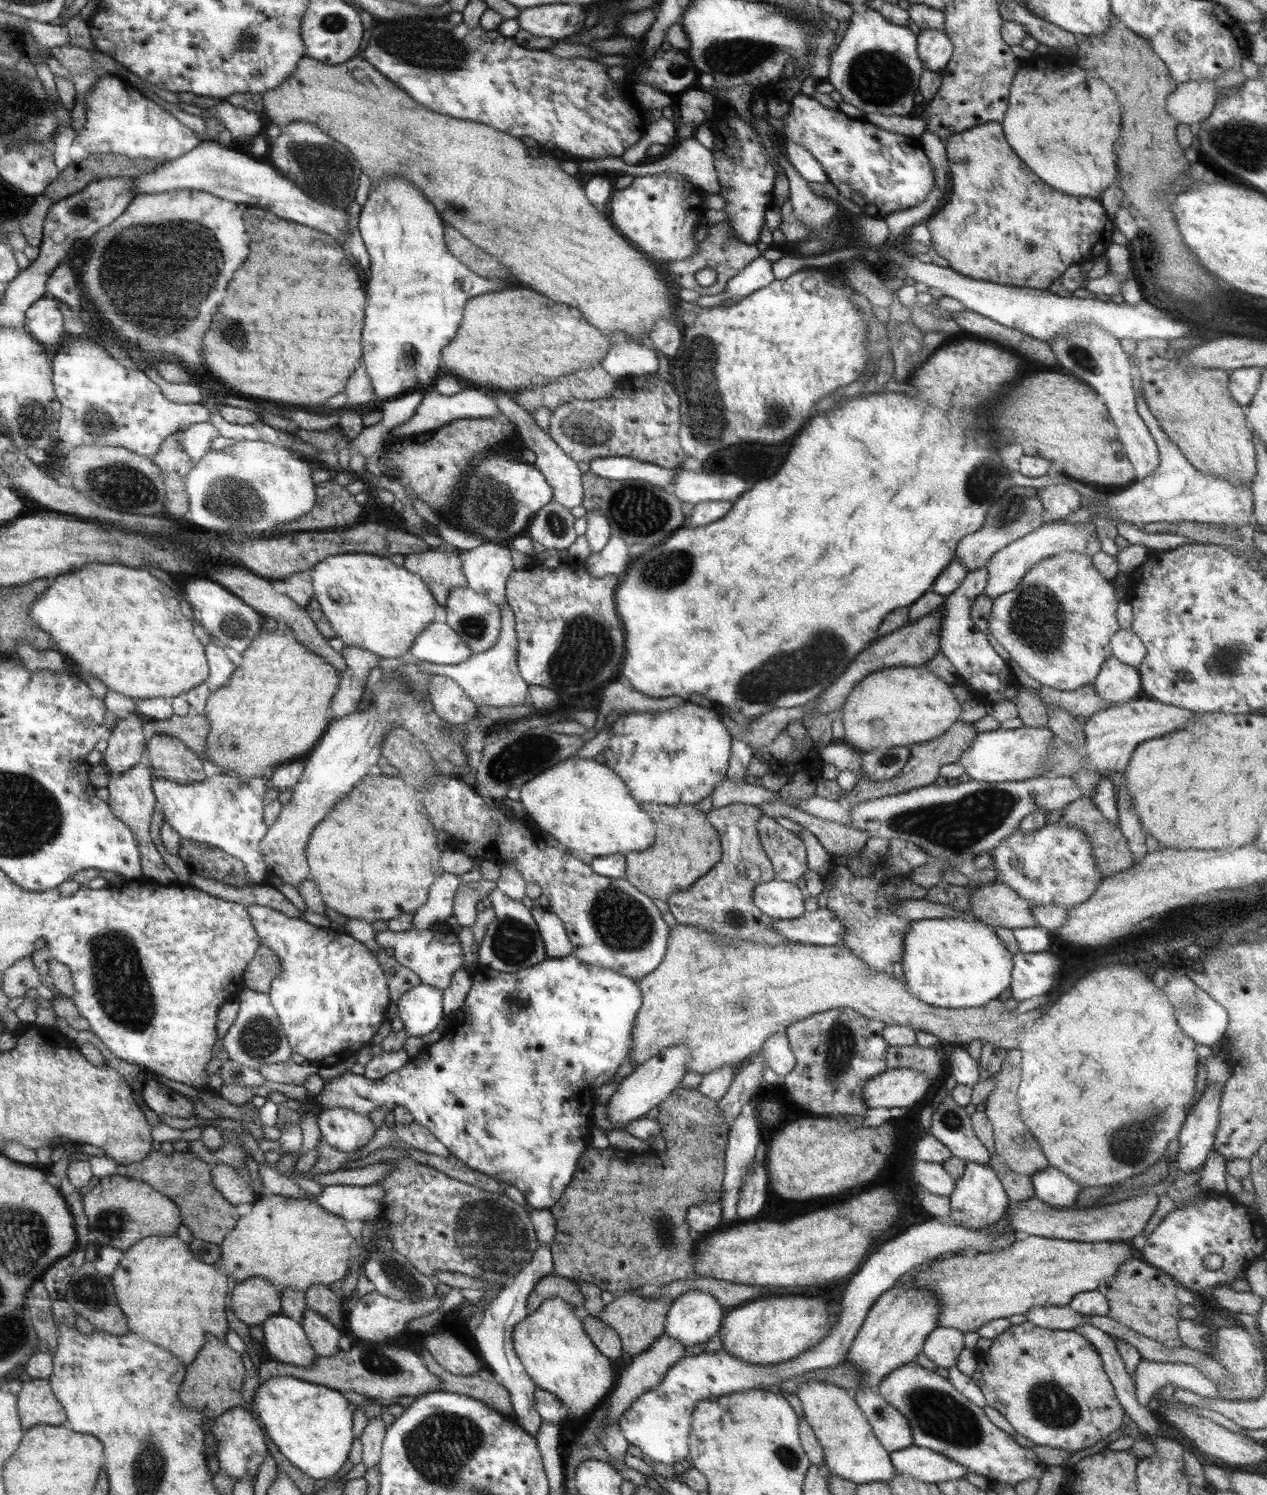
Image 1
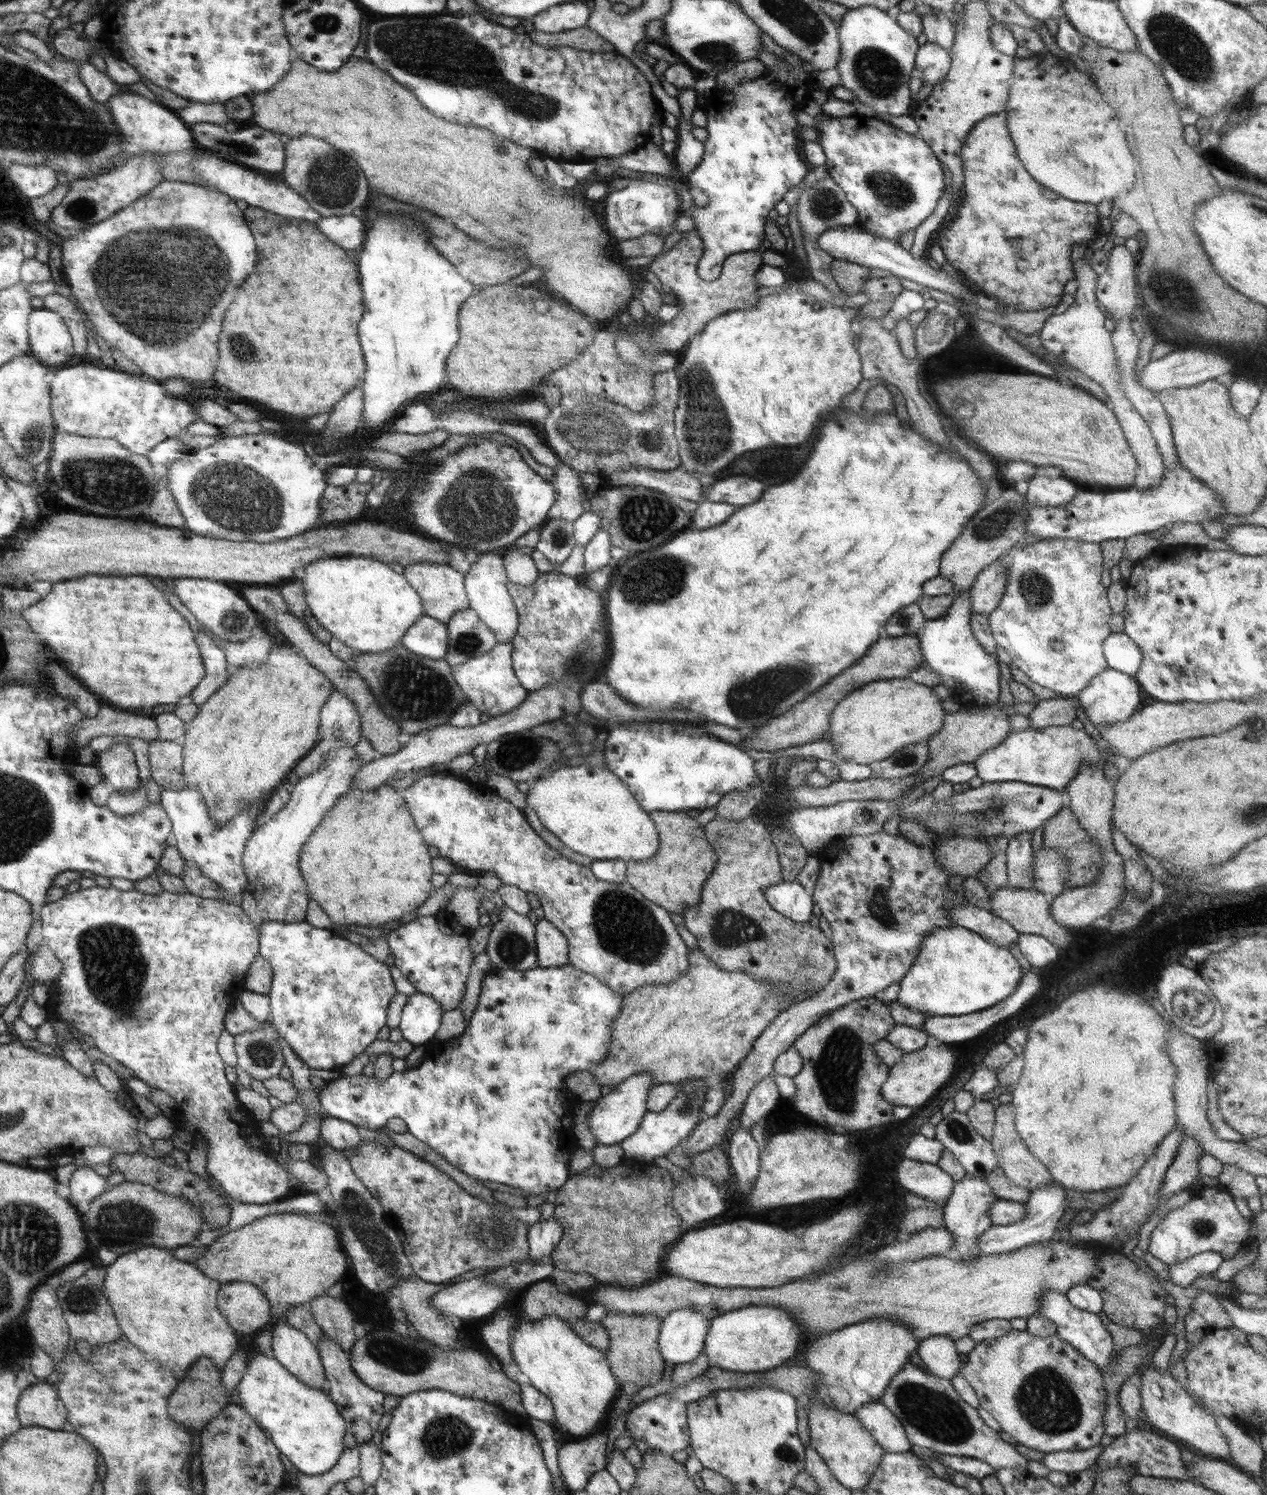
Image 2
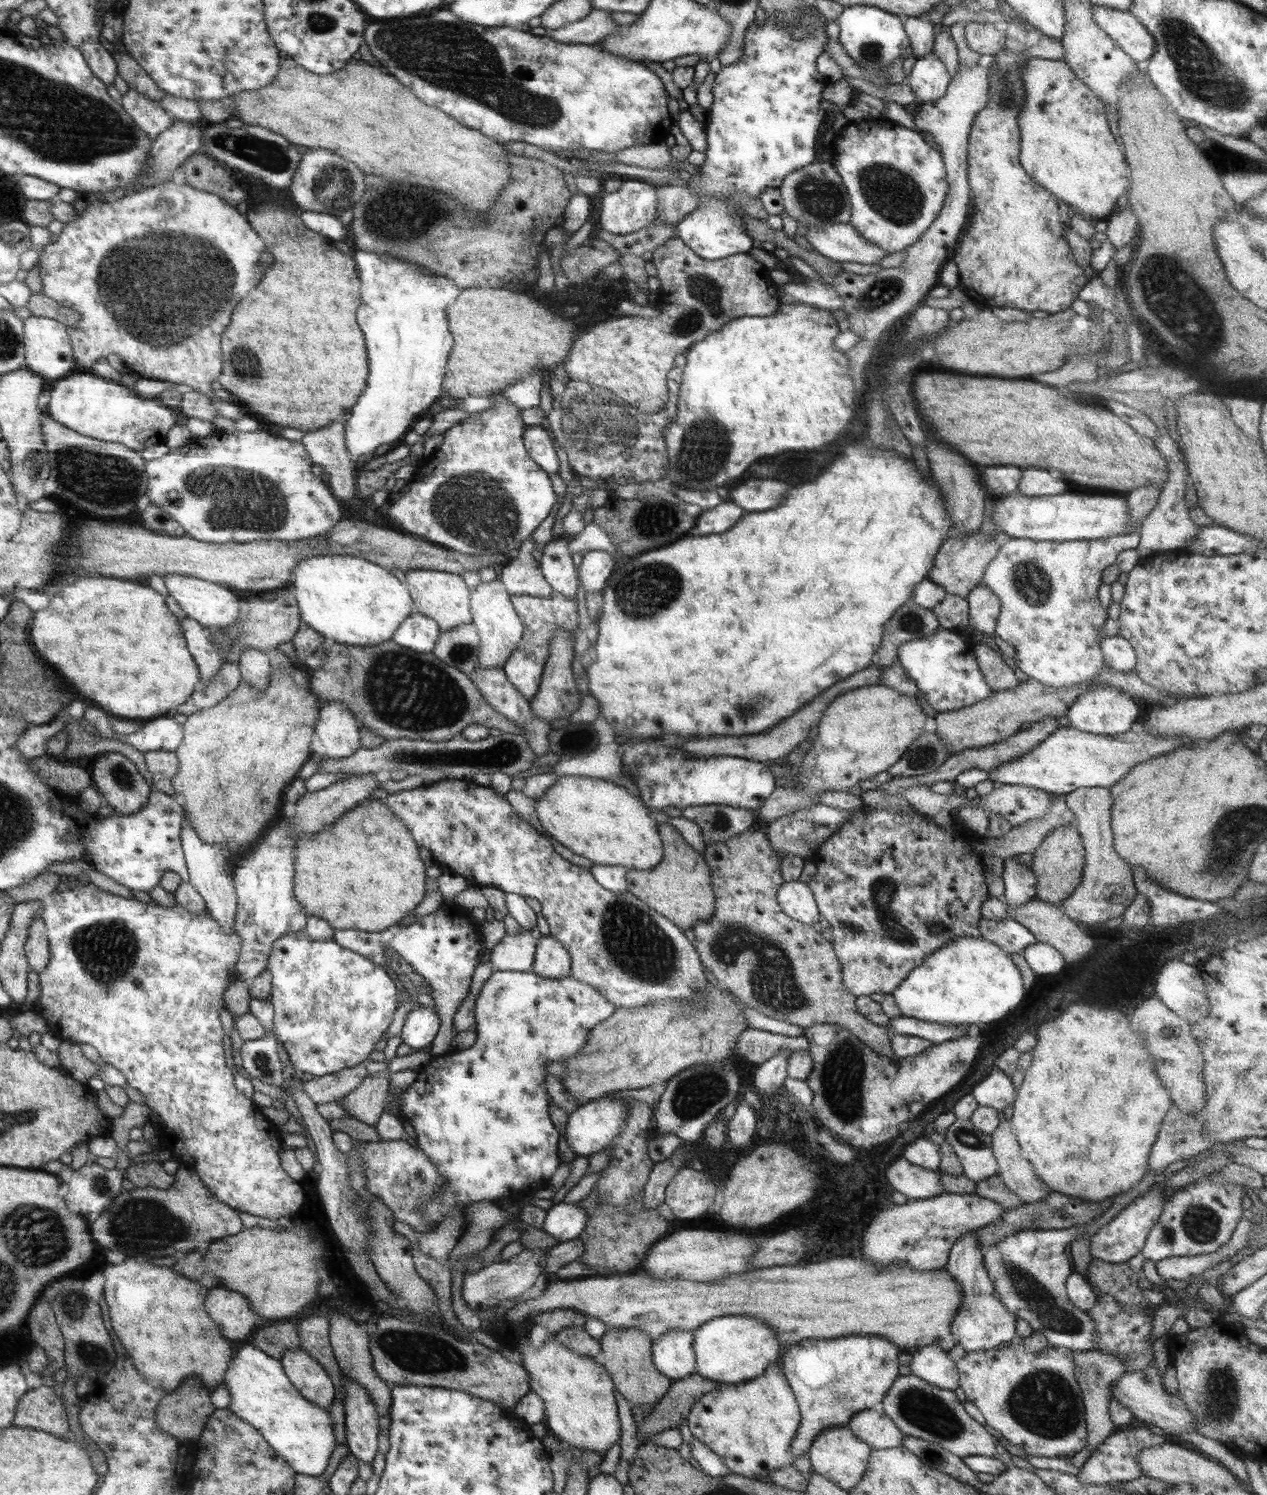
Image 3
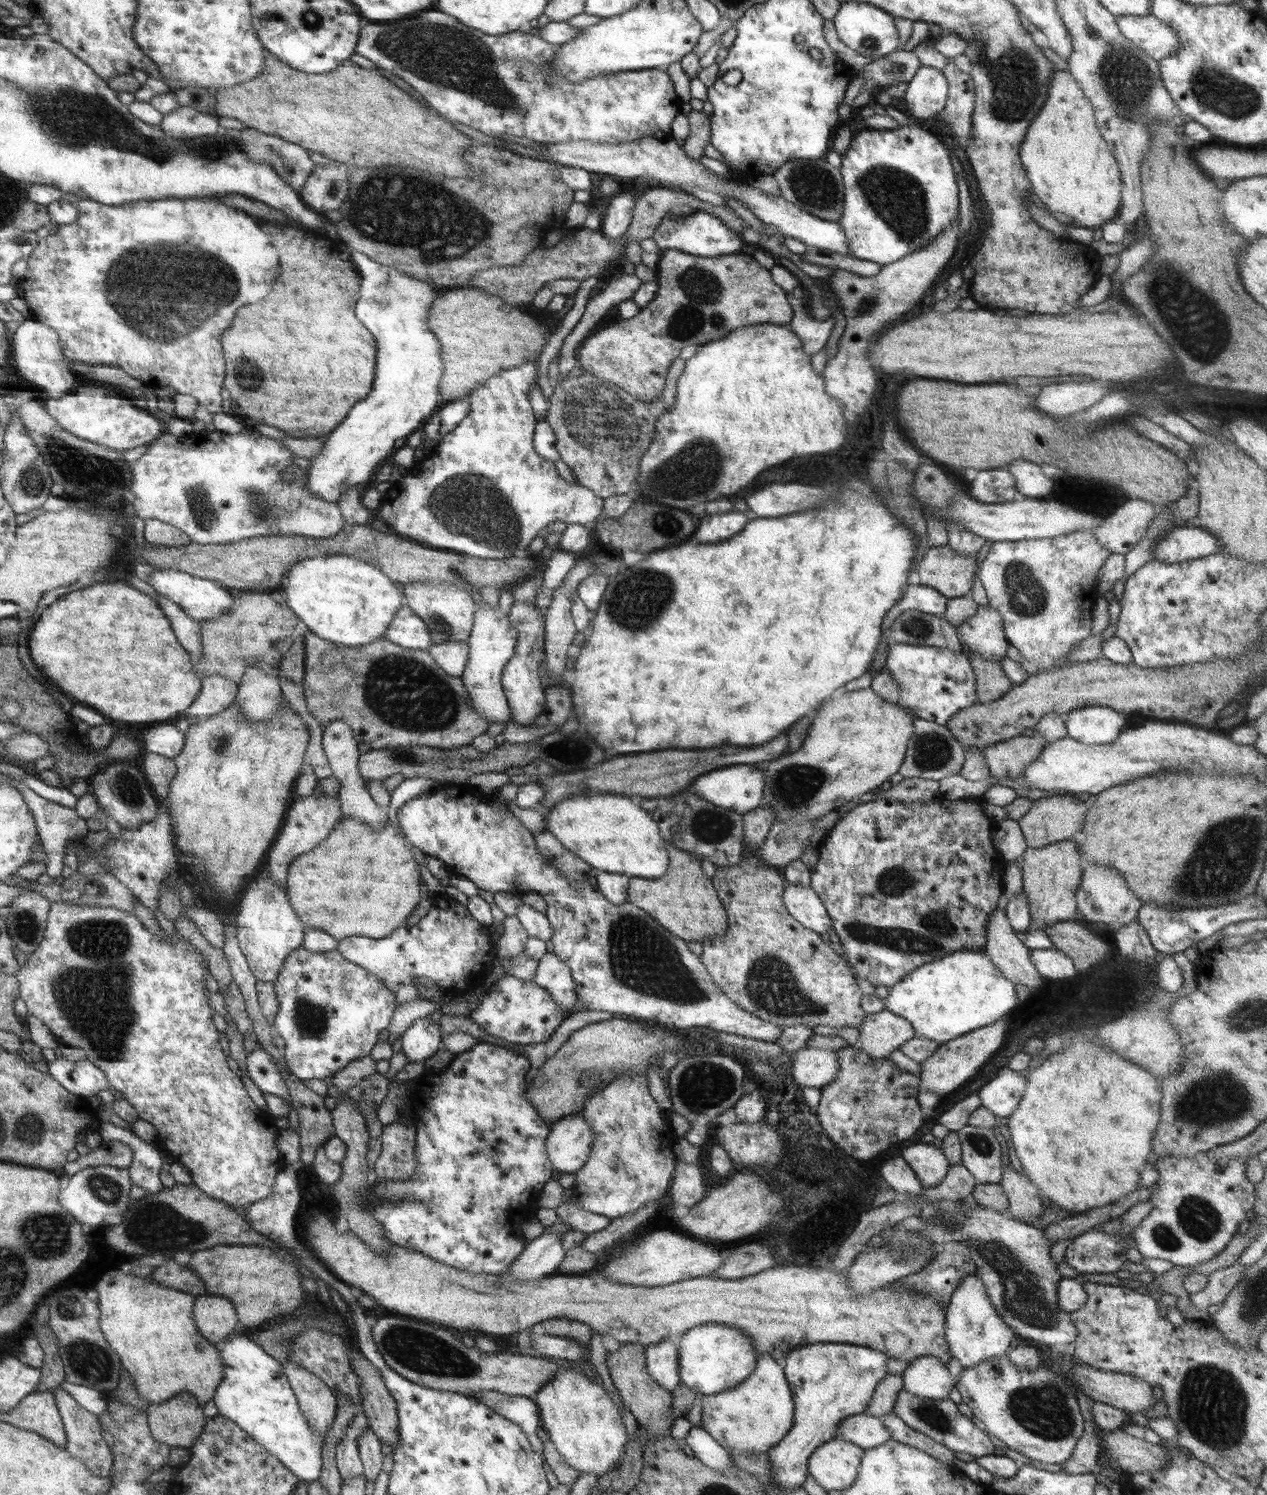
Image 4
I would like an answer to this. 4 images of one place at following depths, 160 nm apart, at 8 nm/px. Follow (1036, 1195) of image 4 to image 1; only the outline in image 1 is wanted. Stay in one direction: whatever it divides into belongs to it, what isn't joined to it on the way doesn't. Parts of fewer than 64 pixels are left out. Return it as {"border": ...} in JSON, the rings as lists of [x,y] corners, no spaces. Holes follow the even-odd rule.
{"border":[[[1009,1049],[1006,1058],[1002,1061],[1001,1069],[994,1074],[995,1085],[990,1091],[986,1100],[985,1115],[990,1119],[995,1136],[996,1154],[1002,1158],[1002,1162],[1008,1168],[1015,1170],[1023,1175],[1032,1176],[1039,1170],[1046,1169],[1049,1166],[1046,1156],[1042,1154],[1040,1143],[1030,1129],[1023,1122],[1019,1104],[1017,1101],[1017,1090],[1021,1081],[1021,1052],[1018,1049]]]}

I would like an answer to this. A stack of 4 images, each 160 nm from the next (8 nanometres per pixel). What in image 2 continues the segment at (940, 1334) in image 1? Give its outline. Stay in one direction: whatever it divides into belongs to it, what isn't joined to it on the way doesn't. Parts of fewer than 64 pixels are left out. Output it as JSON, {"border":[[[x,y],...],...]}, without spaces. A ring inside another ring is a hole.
{"border":[[[931,1336],[921,1340],[916,1352],[930,1375],[952,1380],[959,1373],[960,1356],[955,1340],[949,1336]]]}

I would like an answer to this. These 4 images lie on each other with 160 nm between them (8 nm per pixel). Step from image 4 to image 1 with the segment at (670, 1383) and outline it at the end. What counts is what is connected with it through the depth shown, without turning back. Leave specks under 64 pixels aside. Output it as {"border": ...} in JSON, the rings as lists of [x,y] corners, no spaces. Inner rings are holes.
{"border":[[[689,1290],[673,1300],[665,1333],[685,1347],[706,1343],[721,1329],[724,1308],[713,1294]]]}

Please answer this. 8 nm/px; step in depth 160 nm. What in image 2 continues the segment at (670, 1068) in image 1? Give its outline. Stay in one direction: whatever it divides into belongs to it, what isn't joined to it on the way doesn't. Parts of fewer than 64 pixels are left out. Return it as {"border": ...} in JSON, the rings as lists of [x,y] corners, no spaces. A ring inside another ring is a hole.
{"border":[[[640,1073],[630,1076],[611,1089],[608,1095],[600,1097],[590,1115],[588,1115],[588,1126],[595,1136],[598,1144],[618,1144],[624,1139],[632,1136],[641,1126],[644,1116],[648,1113],[646,1099],[649,1090],[655,1086],[655,1080],[650,1073]]]}

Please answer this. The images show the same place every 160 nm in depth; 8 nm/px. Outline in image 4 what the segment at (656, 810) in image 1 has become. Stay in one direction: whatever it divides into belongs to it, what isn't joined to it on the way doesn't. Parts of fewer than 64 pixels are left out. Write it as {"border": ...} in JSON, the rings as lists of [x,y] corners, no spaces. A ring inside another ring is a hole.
{"border":[[[667,843],[669,865],[665,875],[656,880],[631,878],[628,884],[627,902],[632,902],[650,913],[658,924],[666,927],[674,936],[682,938],[686,943],[706,942],[706,938],[724,936],[728,926],[728,915],[711,878],[701,867],[701,861],[693,854]]]}

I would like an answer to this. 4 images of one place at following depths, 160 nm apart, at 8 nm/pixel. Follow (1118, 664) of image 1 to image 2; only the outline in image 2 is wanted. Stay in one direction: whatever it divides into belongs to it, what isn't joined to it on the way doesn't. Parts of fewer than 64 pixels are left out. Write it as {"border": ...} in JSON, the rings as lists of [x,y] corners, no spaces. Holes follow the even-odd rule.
{"border":[[[1110,667],[1095,676],[1078,698],[1097,728],[1126,720],[1142,704],[1140,686],[1133,676]]]}

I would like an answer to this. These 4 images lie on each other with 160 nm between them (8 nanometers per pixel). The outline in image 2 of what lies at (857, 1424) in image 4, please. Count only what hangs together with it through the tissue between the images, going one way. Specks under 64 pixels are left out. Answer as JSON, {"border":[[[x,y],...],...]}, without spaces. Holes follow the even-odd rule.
{"border":[[[880,1401],[862,1404],[853,1415],[874,1436],[876,1444],[880,1444],[885,1452],[911,1451],[913,1446],[908,1441],[900,1420]]]}

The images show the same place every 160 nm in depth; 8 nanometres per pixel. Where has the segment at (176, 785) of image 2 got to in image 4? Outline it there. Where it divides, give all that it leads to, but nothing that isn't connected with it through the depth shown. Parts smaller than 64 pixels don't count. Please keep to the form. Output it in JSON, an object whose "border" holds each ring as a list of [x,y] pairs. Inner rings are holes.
{"border":[[[143,752],[139,761],[150,784],[153,784],[154,792],[158,792],[158,796],[164,800],[169,796],[169,784],[177,775],[176,762],[170,757],[150,752]]]}

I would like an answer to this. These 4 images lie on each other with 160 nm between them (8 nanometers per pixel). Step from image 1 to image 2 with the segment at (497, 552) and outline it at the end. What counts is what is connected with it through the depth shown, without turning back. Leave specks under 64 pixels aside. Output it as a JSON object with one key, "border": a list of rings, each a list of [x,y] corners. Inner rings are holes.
{"border":[[[497,552],[479,553],[477,561],[471,565],[465,574],[465,588],[468,592],[469,606],[478,612],[481,619],[498,636],[498,643],[512,640],[517,634],[520,623],[520,614],[514,604],[512,594],[509,592],[509,575],[505,568],[504,555]]]}

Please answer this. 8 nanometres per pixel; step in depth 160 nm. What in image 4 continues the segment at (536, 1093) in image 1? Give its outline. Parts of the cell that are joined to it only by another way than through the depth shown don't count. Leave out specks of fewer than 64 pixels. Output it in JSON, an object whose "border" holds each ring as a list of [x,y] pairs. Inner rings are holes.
{"border":[[[512,975],[499,978],[481,998],[480,1008],[469,1014],[470,1019],[480,1025],[490,1037],[510,1044],[538,1044],[550,1040],[556,1029],[573,1013],[584,1011],[587,1004],[577,999],[572,1012],[560,1010],[560,1005],[550,992],[534,981],[525,981]],[[479,1042],[470,1050],[455,1054],[450,1064],[443,1070],[437,1072],[423,1072],[417,1078],[417,1086],[411,1090],[408,1097],[408,1105],[417,1112],[418,1117],[414,1117],[417,1126],[416,1136],[416,1156],[417,1170],[415,1174],[408,1180],[387,1180],[387,1182],[377,1181],[365,1194],[359,1194],[357,1201],[362,1203],[373,1217],[381,1224],[386,1238],[394,1245],[401,1246],[410,1250],[418,1251],[426,1256],[432,1257],[434,1260],[442,1261],[451,1267],[462,1269],[466,1272],[474,1272],[476,1274],[492,1274],[502,1275],[509,1271],[509,1266],[514,1259],[524,1250],[524,1236],[520,1232],[520,1224],[516,1224],[516,1220],[508,1218],[508,1226],[512,1226],[512,1230],[504,1230],[504,1218],[500,1218],[500,1210],[512,1210],[512,1214],[516,1214],[516,1210],[522,1210],[524,1206],[528,1206],[536,1194],[540,1194],[544,1185],[552,1178],[554,1170],[550,1161],[547,1150],[547,1141],[550,1135],[550,1126],[546,1124],[539,1113],[538,1108],[531,1103],[530,1096],[527,1096],[529,1090],[526,1084],[526,1072],[531,1070],[528,1058],[522,1058],[520,1054],[508,1050],[508,1048],[500,1048],[500,1046],[492,1046],[490,1043]]]}

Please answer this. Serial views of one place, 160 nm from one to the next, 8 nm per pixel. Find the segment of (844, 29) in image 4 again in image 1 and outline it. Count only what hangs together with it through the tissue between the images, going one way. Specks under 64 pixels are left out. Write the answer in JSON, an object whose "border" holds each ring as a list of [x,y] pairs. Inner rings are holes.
{"border":[[[856,8],[849,18],[848,26],[836,52],[831,55],[829,73],[826,81],[834,86],[843,102],[856,106],[864,113],[874,112],[886,116],[906,116],[915,106],[914,94],[918,91],[920,75],[925,70],[917,54],[917,36],[908,27],[892,24],[876,9]]]}

